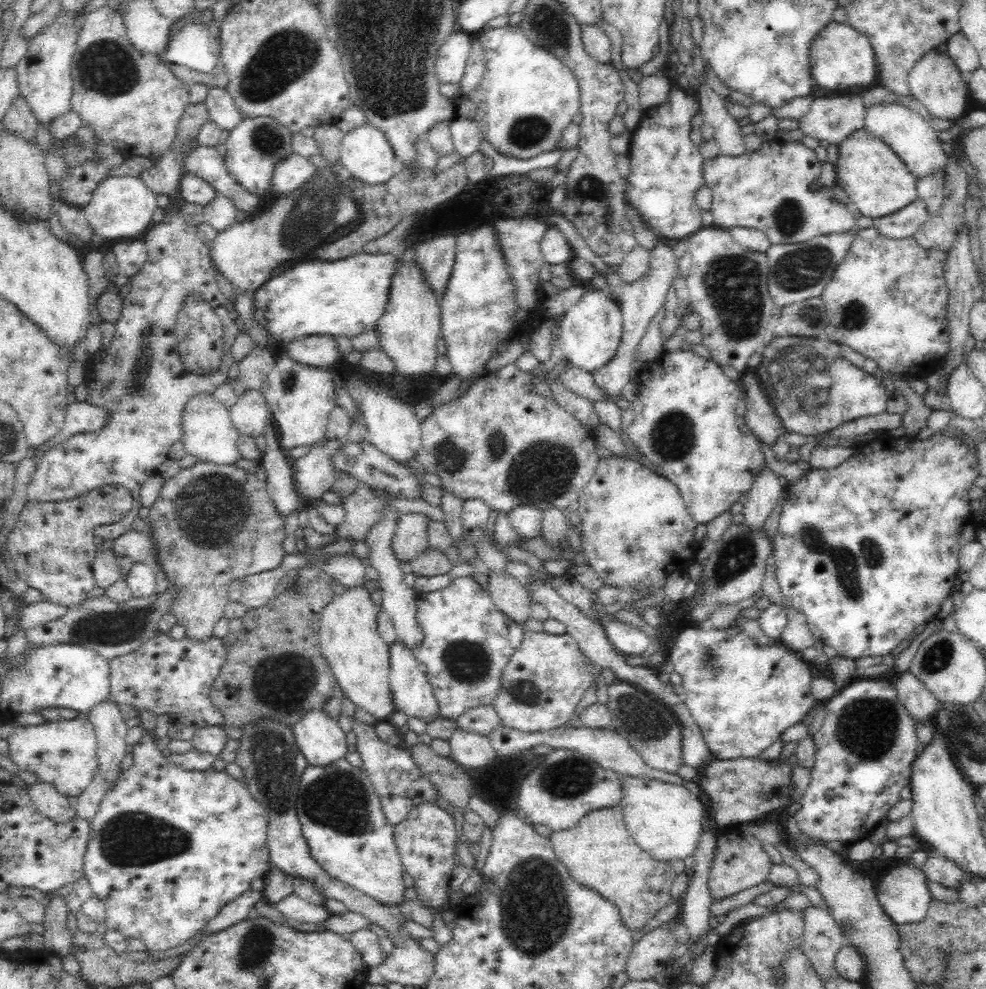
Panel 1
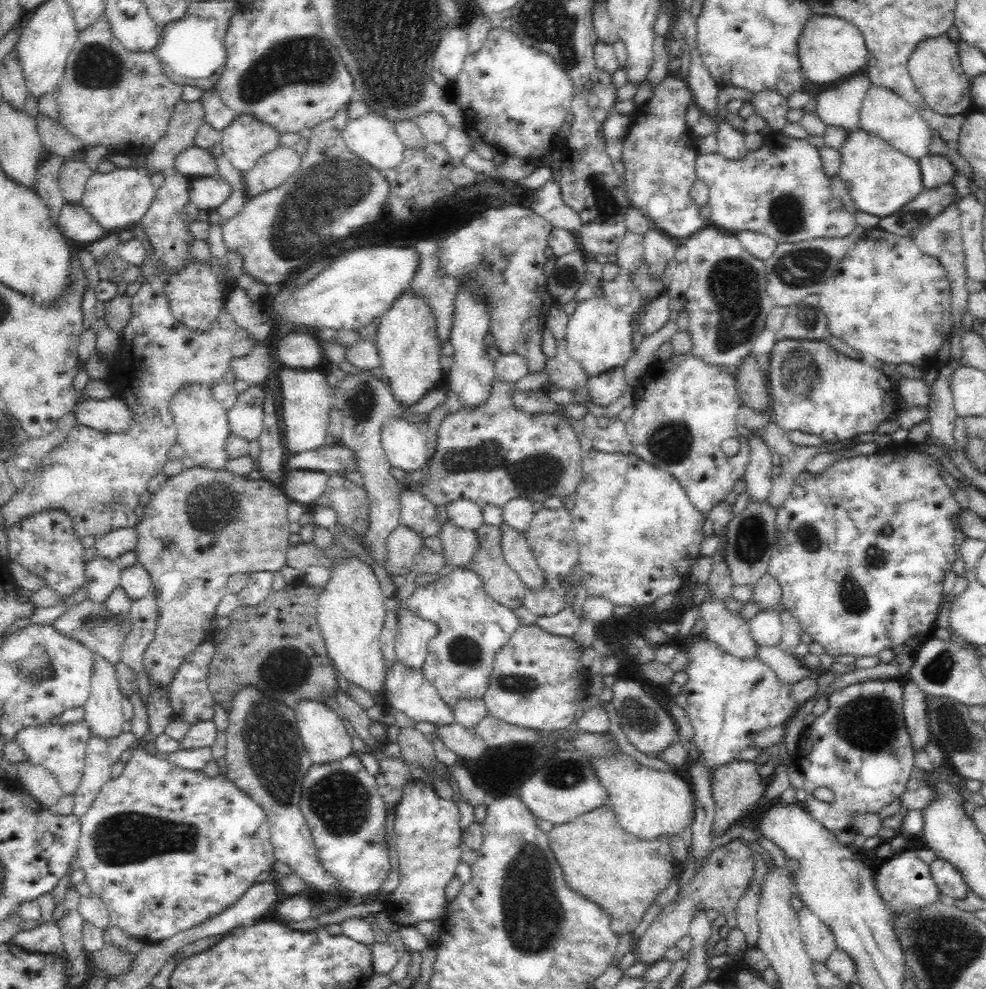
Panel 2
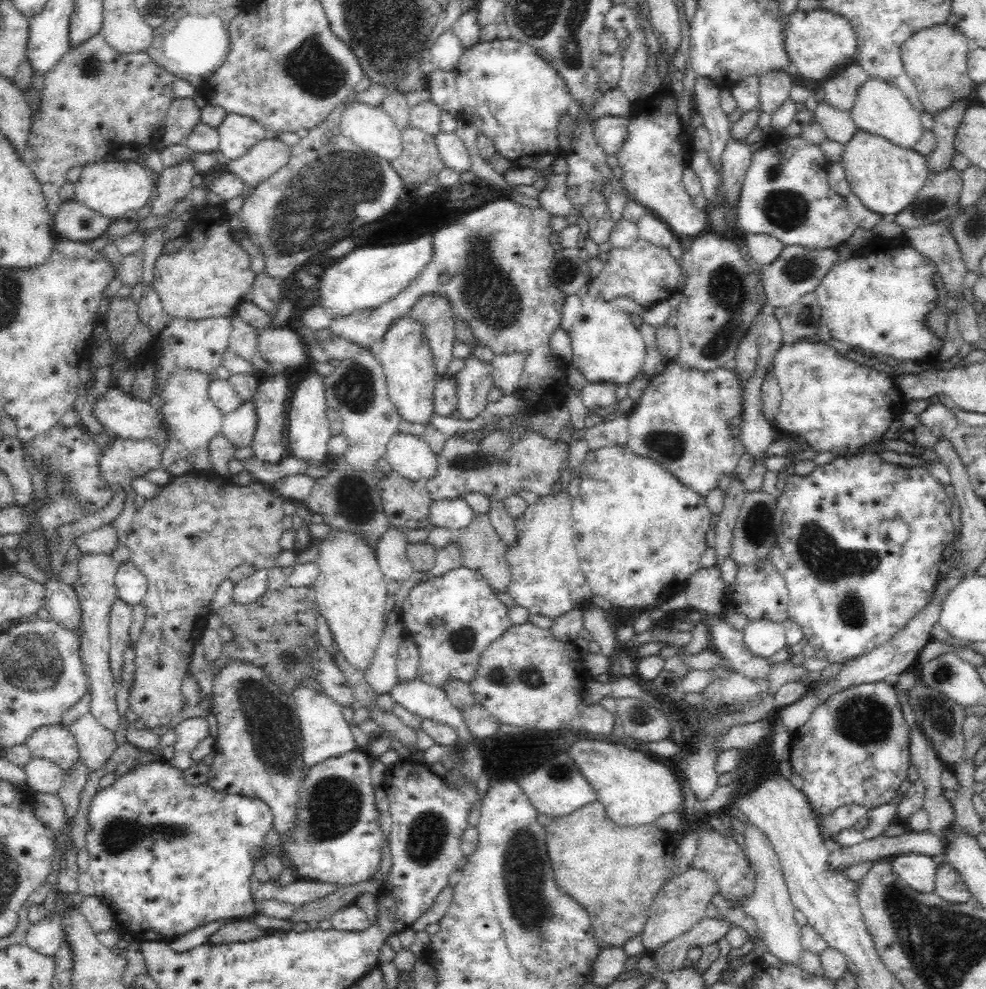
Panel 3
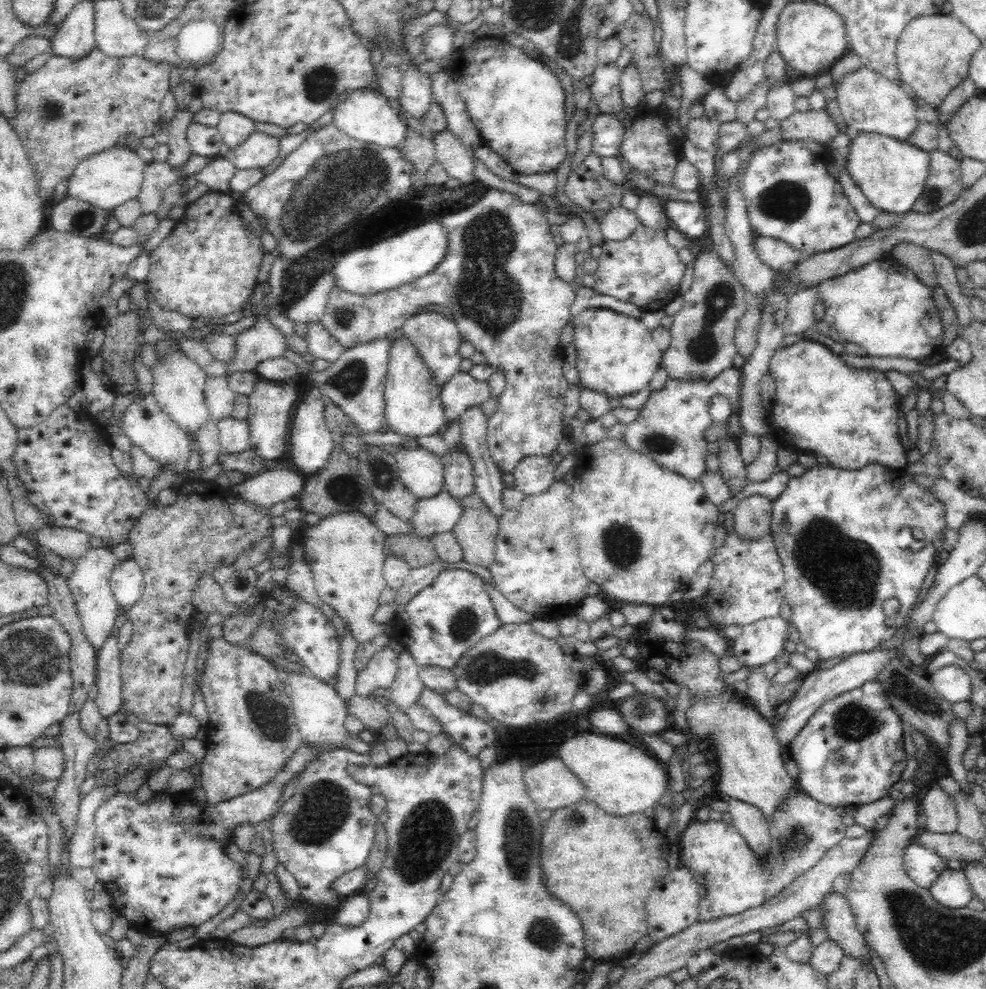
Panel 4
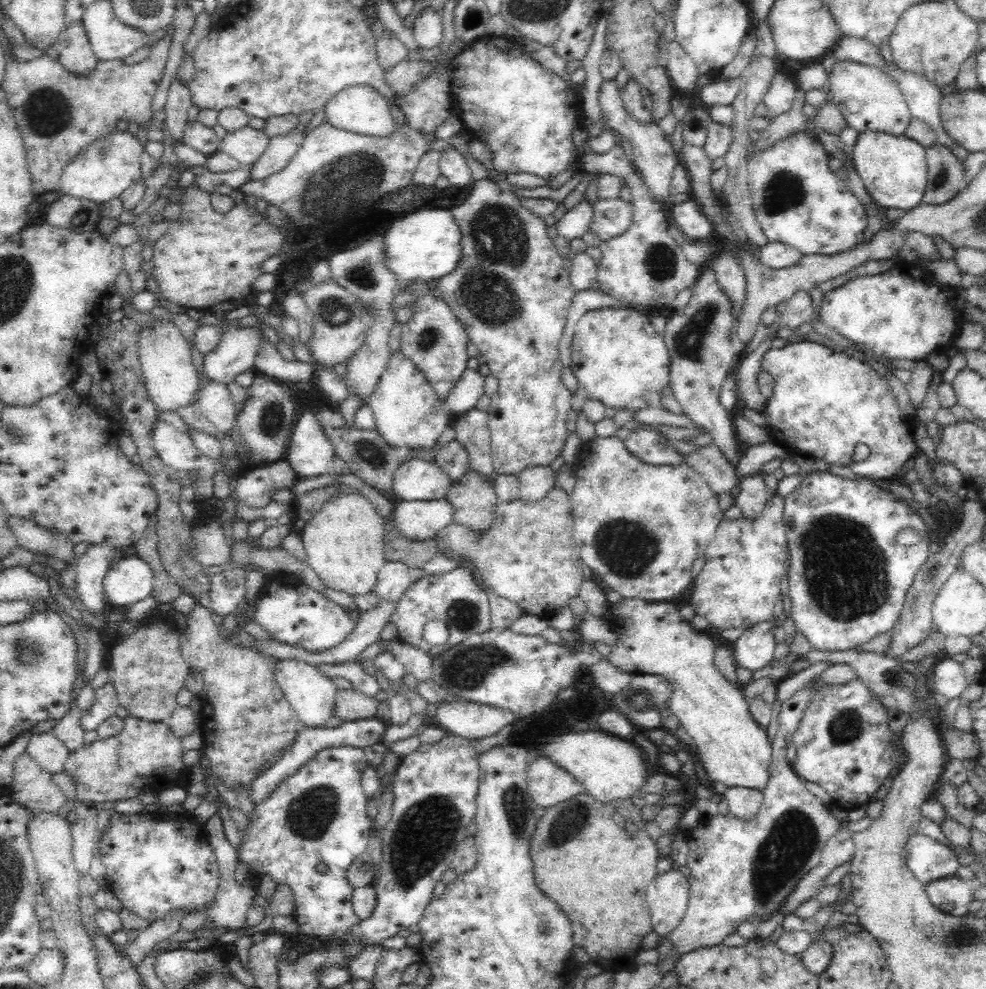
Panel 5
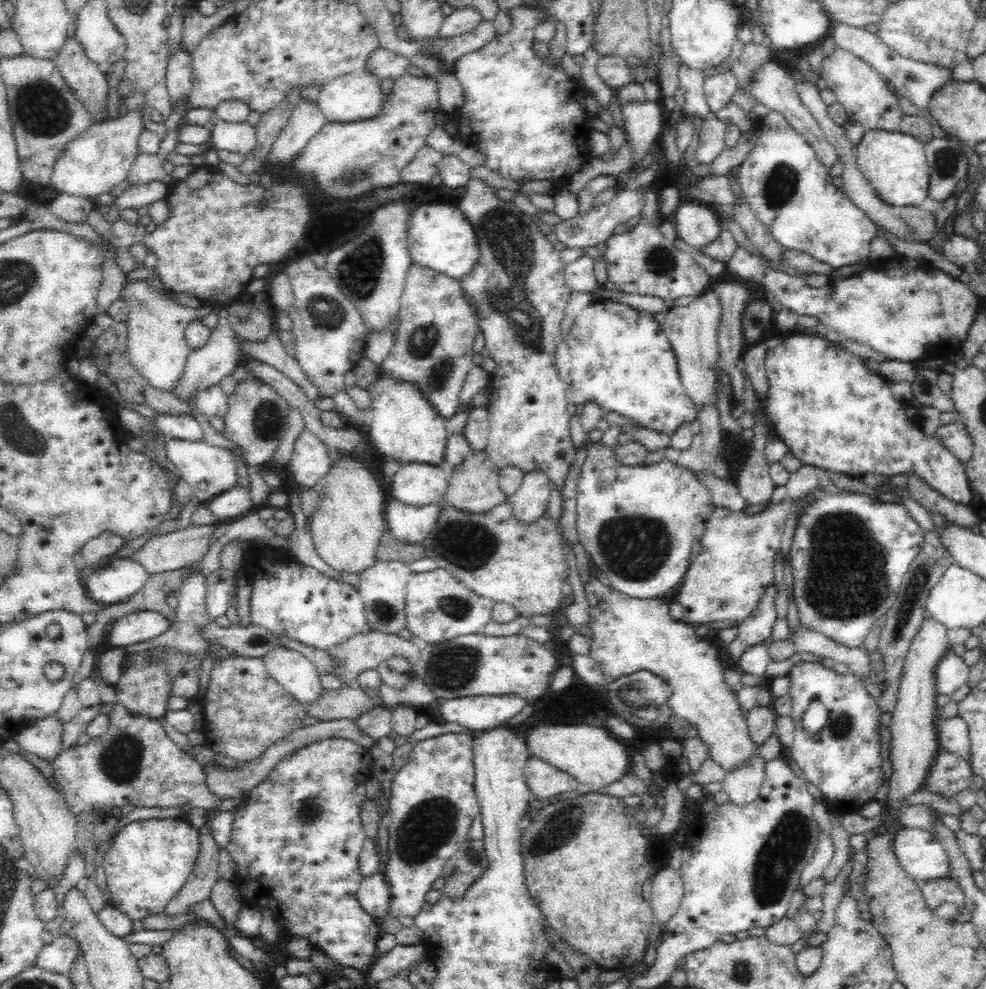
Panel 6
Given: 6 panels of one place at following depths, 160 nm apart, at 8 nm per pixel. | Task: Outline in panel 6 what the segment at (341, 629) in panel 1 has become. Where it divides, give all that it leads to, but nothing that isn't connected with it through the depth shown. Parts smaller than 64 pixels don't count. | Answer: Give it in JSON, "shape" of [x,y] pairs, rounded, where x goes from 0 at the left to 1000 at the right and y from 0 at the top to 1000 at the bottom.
{"shape":[[[342,460],[323,494],[324,511],[314,522],[314,542],[320,559],[345,581],[365,581],[381,572],[382,552],[392,536],[389,497],[381,485],[381,479],[365,464]]]}

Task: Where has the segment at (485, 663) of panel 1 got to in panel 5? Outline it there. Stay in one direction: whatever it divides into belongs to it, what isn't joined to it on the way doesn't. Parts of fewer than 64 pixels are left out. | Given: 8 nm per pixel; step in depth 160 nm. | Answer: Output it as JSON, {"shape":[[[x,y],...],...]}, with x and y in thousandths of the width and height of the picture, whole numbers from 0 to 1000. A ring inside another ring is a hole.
{"shape":[[[471,573],[445,581],[433,580],[416,590],[403,608],[397,629],[402,632],[404,637],[403,645],[433,659],[438,664],[443,664],[480,641],[499,637],[495,602],[487,595],[476,576]],[[436,627],[448,627],[453,631],[455,645],[451,651],[436,652],[428,644],[428,637]]]}

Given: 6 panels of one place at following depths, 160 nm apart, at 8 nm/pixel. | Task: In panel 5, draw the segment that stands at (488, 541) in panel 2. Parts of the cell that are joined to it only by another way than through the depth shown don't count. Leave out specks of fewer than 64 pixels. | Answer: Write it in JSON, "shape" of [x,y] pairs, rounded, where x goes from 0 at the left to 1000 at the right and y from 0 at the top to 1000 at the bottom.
{"shape":[[[477,474],[469,481],[467,485],[457,488],[457,492],[452,498],[452,506],[460,513],[459,528],[471,533],[475,533],[477,537],[481,537],[483,541],[492,539],[501,528],[502,516],[504,513],[504,499],[500,488],[495,484],[491,484],[489,480]]]}

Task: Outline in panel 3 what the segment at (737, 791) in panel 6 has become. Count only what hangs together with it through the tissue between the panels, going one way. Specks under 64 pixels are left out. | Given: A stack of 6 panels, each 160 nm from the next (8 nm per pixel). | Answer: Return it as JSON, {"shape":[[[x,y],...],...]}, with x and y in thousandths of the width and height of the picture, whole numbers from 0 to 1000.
{"shape":[[[761,831],[757,833],[756,847],[758,867],[767,881],[767,886],[765,886],[765,904],[755,912],[755,922],[766,930],[768,944],[777,954],[779,963],[787,967],[791,974],[809,976],[814,962],[811,950],[812,936],[805,928],[808,920],[800,905],[792,872],[779,847]]]}

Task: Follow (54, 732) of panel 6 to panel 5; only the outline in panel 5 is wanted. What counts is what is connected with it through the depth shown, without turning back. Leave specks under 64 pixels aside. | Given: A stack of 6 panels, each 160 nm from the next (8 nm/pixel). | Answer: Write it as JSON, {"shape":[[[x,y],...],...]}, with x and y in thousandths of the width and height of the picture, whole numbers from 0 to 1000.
{"shape":[[[53,739],[32,743],[27,752],[26,761],[50,783],[66,782],[67,767],[70,760],[65,751]]]}

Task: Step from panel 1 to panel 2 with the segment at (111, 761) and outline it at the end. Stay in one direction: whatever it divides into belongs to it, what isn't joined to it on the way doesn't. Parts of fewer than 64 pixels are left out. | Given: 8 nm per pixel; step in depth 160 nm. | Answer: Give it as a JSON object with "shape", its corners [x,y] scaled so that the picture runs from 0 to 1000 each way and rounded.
{"shape":[[[101,662],[94,663],[92,699],[85,712],[85,726],[93,743],[109,747],[120,744],[126,734],[124,706],[116,672]]]}

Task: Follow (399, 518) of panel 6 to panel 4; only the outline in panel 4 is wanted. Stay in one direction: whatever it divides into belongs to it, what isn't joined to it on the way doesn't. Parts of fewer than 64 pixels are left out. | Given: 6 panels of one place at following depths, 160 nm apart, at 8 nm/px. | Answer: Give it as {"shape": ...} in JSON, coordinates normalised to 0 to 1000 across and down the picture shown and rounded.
{"shape":[[[451,493],[436,504],[425,505],[417,531],[422,541],[436,543],[446,538],[458,537],[469,522],[468,508]]]}

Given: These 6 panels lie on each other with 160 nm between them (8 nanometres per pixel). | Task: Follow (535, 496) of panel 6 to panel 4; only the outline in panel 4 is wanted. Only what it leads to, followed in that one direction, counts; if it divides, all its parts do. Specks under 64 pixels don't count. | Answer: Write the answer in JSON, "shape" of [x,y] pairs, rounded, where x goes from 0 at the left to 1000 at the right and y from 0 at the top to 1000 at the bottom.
{"shape":[[[533,461],[519,475],[521,490],[533,502],[552,498],[562,487],[564,472],[556,461]]]}

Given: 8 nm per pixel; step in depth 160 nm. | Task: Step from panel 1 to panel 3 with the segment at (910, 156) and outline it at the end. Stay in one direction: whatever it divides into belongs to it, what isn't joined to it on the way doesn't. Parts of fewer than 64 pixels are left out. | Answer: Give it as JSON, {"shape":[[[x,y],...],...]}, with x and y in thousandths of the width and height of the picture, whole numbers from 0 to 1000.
{"shape":[[[881,78],[878,85],[870,91],[868,103],[861,113],[872,132],[889,135],[900,143],[918,151],[926,148],[935,138],[935,123],[933,115],[923,105],[915,92],[892,79]]]}

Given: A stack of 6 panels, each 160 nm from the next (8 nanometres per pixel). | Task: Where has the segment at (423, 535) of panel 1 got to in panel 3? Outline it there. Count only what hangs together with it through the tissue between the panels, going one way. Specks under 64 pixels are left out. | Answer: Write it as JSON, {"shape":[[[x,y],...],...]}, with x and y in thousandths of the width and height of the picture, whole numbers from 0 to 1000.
{"shape":[[[396,533],[383,545],[380,561],[385,577],[392,586],[410,588],[420,578],[420,574],[413,563],[413,541],[406,533]]]}

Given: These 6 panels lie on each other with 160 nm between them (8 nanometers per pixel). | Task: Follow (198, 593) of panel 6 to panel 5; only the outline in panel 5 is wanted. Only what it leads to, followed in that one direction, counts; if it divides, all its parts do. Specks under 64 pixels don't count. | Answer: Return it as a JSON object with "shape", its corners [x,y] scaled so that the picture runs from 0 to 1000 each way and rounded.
{"shape":[[[200,608],[190,623],[189,635],[189,641],[185,641],[181,634],[187,667],[192,674],[201,675],[208,688],[205,706],[200,708],[199,716],[206,745],[205,756],[213,768],[213,782],[237,801],[247,795],[254,797],[256,791],[265,784],[265,777],[273,772],[281,760],[286,760],[298,750],[302,742],[302,723],[280,688],[278,665],[252,654],[245,655],[223,642],[222,633],[215,628],[215,619]]]}

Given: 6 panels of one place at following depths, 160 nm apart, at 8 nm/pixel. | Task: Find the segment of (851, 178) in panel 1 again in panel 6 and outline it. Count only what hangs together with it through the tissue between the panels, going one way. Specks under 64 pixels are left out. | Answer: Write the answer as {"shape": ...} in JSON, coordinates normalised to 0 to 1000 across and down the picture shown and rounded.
{"shape":[[[879,131],[868,147],[869,167],[888,196],[909,212],[915,208],[937,209],[941,205],[942,170],[938,145],[924,135],[900,131]]]}

